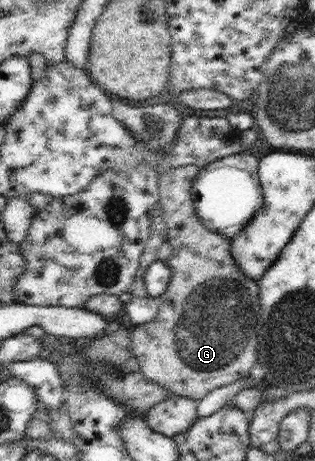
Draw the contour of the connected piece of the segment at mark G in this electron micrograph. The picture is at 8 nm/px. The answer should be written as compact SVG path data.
M194 164L187 166L180 166L173 170L168 170L167 172L162 172L159 175L159 203L164 210L164 220L166 220L166 226L168 226L168 235L166 235L167 241L170 243L172 249L172 255L170 255L170 260L167 261L168 266L170 266L170 283L166 287L166 291L158 298L160 300L160 305L158 305L158 315L152 318L146 323L133 325L131 327L131 343L130 350L133 356L138 360L141 372L144 377L150 382L158 383L162 390L169 392L170 395L186 397L194 399L194 401L199 402L202 398L206 397L213 390L230 385L234 381L239 379L249 377L250 375L259 372L258 366L258 348L257 345L257 328L258 328L258 314L260 314L260 289L258 285L258 280L250 279L246 277L238 263L234 262L231 255L231 241L230 238L218 234L217 231L210 230L202 224L198 212L196 212L196 206L193 200L193 184L200 174L200 168Z

